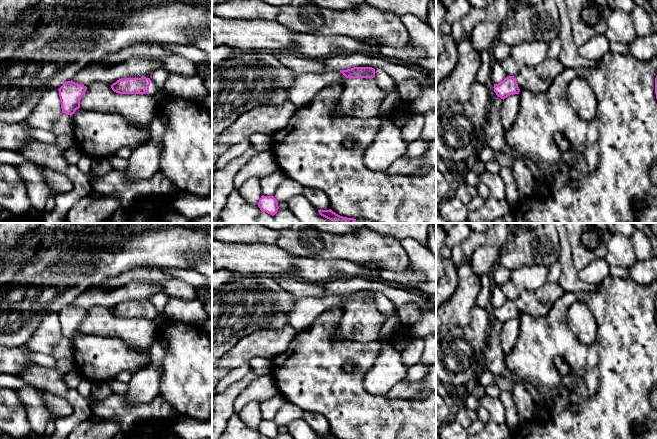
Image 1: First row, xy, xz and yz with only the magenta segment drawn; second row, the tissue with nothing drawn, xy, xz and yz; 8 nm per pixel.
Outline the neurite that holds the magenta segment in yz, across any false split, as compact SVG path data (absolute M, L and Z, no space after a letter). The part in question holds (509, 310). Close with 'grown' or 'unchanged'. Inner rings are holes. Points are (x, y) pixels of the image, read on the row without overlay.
M548 281L535 291L522 290L516 300L507 300L500 307L494 308L494 316L503 324L510 319L519 318L521 314L543 317L564 293L558 282Z | grown

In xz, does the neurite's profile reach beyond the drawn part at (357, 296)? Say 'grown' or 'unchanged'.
grown

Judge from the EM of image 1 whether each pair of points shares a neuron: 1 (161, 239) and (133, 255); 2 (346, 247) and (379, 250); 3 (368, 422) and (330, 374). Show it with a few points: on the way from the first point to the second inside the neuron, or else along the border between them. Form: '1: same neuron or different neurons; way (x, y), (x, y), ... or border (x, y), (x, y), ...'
1: same neuron; way (154, 246), (140, 251)
2: same neuron; way (354, 247), (371, 247)
3: same neuron; way (356, 410), (332, 386)

